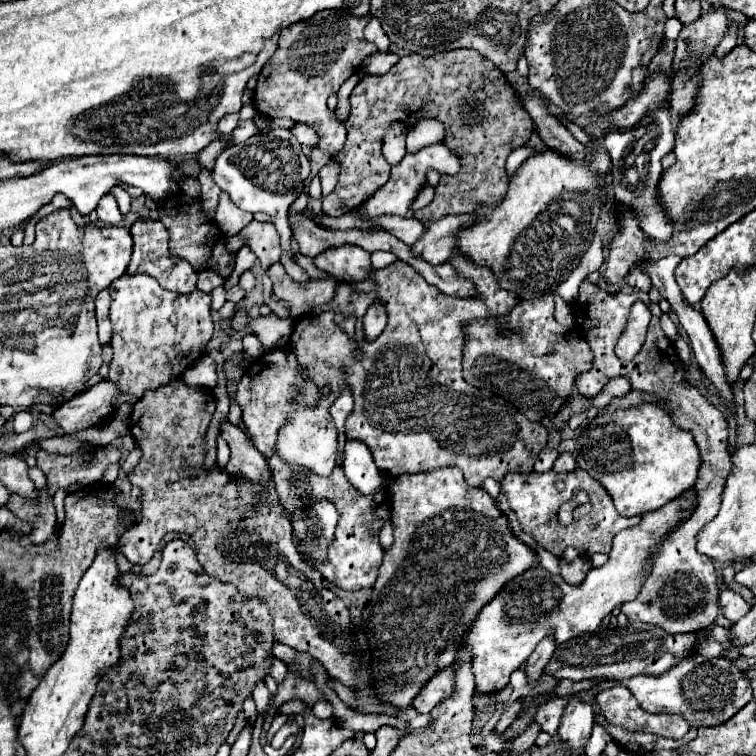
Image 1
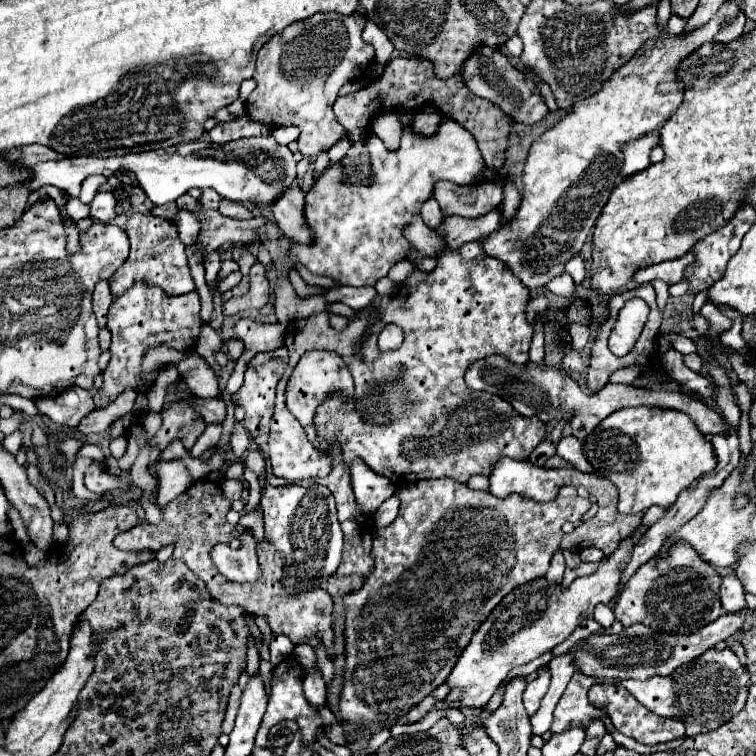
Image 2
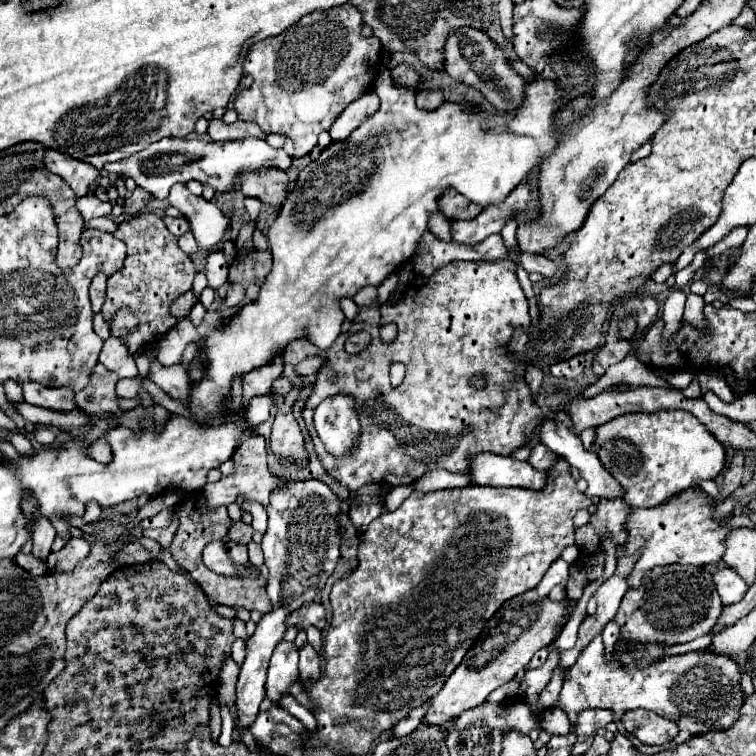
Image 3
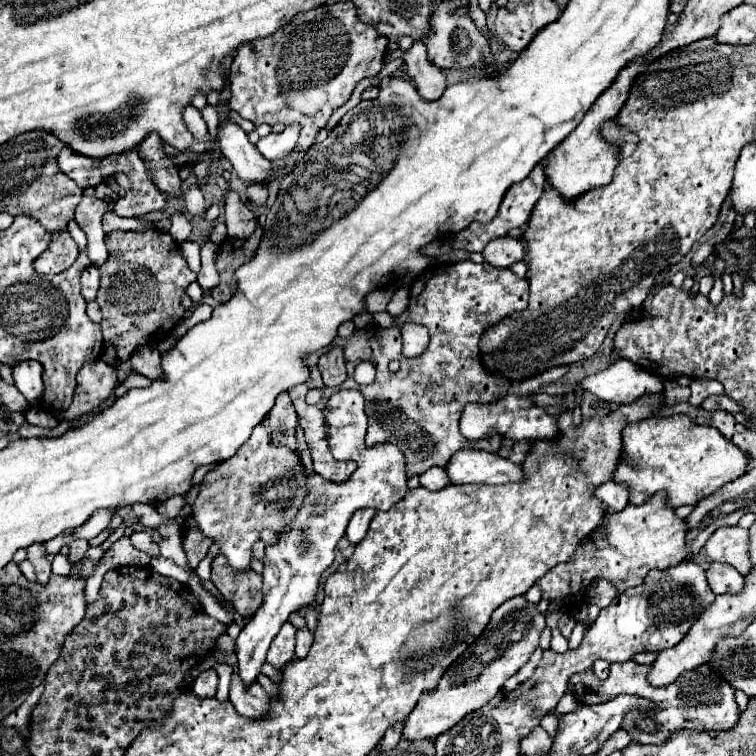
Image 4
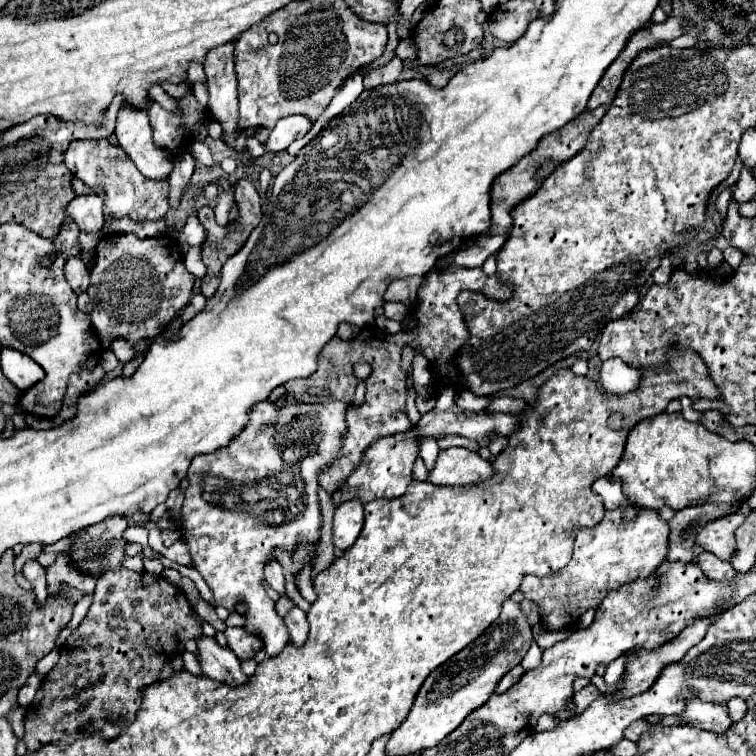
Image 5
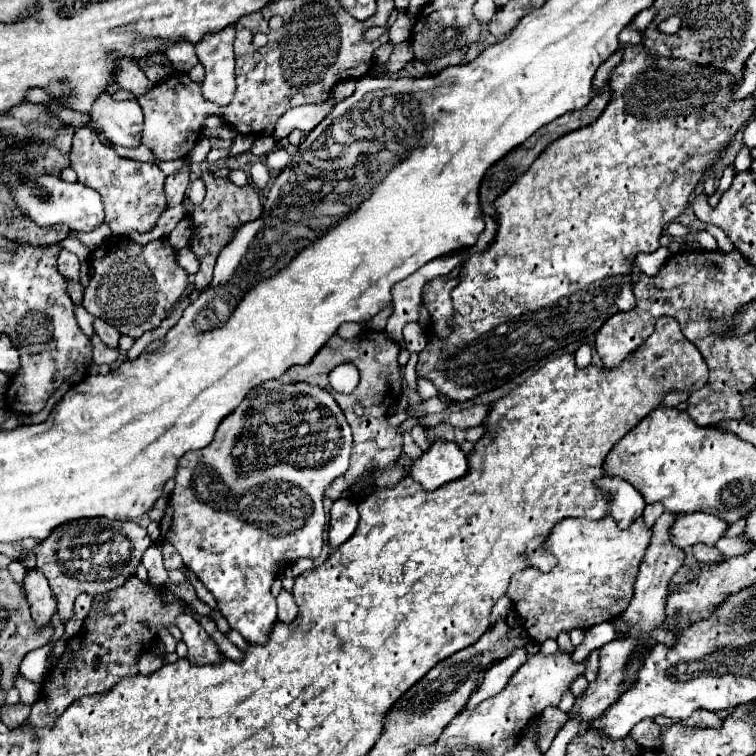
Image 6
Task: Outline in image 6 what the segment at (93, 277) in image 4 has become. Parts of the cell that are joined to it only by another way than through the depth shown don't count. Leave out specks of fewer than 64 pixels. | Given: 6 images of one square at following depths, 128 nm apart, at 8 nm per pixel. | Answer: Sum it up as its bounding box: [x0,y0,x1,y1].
[58,250,80,282]

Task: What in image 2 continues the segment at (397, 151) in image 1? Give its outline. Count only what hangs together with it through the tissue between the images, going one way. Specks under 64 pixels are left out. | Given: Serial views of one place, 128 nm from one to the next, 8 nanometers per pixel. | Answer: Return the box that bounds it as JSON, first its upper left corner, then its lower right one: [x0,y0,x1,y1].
[372,112,402,148]

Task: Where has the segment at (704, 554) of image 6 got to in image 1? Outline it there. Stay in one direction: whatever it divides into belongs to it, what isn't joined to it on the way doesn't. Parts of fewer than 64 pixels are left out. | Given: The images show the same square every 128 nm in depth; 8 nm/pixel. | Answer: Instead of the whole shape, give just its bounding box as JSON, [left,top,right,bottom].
[720,588,750,622]

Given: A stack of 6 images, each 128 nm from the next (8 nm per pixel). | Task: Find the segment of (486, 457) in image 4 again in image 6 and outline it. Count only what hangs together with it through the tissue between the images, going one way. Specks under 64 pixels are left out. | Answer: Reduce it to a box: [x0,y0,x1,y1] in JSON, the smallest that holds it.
[408,438,468,490]

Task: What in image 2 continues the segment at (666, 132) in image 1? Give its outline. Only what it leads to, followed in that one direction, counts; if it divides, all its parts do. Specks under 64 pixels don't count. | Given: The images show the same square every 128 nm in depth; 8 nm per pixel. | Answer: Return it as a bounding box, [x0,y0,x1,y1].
[622,132,658,176]

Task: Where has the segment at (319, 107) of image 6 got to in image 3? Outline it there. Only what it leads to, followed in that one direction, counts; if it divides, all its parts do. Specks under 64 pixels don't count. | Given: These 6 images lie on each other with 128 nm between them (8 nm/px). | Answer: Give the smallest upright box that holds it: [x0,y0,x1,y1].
[110,138,290,200]

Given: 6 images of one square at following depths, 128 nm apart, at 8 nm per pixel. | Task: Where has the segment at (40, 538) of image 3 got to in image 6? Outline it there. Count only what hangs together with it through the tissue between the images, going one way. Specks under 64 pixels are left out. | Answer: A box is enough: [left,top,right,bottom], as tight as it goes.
[24,570,58,624]

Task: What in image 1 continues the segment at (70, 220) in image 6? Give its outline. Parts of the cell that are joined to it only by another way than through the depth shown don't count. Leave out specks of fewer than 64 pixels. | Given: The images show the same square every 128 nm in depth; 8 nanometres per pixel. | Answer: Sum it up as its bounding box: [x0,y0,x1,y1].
[96,192,122,226]

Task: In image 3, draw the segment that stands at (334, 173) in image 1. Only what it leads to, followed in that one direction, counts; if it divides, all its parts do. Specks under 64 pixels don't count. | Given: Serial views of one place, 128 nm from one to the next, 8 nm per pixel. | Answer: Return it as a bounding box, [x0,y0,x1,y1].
[330,90,380,142]

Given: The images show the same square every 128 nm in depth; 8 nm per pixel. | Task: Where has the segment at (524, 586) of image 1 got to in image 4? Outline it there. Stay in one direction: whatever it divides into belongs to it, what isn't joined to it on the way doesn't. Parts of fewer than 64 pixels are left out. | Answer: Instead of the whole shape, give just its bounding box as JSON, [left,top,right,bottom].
[402,596,546,740]

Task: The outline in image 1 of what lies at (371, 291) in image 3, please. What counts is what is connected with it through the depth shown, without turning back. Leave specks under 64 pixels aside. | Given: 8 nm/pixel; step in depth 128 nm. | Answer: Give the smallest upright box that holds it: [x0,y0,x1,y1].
[266,262,336,318]

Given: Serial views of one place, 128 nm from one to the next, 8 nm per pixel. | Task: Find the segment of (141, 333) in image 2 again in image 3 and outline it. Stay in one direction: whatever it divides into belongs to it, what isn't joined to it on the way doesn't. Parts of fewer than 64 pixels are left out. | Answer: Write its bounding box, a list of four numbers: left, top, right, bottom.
[76,292,196,414]

